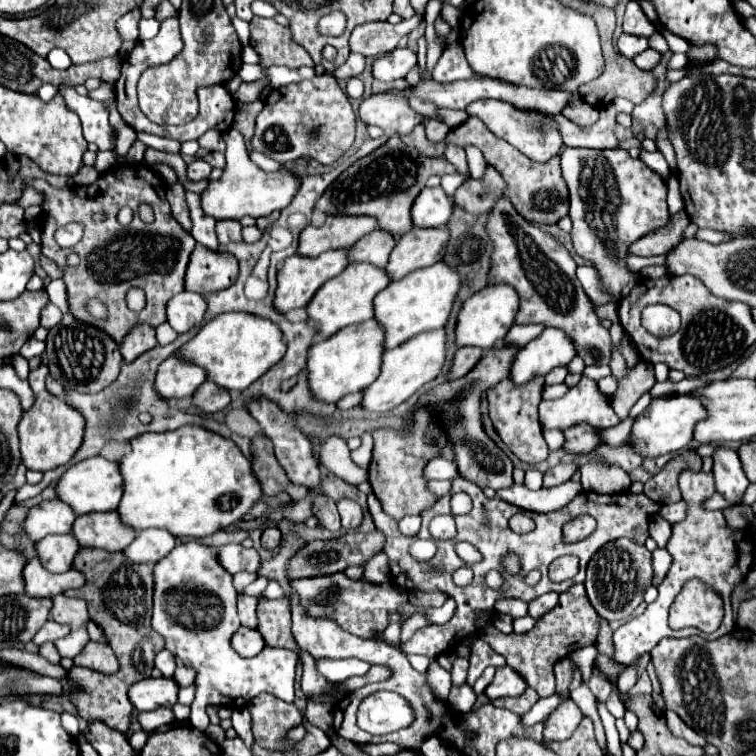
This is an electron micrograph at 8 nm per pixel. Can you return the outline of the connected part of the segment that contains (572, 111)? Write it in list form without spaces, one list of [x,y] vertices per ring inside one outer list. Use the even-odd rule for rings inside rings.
[[[575,95],[561,111],[567,119],[571,119],[573,123],[579,123],[581,127],[587,127],[591,123],[595,123],[599,119],[599,111],[595,107],[591,107],[589,103],[585,103],[579,95]]]

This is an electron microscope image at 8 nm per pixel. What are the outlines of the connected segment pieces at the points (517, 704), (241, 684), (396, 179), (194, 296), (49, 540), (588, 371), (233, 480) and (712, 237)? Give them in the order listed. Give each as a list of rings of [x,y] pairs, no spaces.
[[[531,687],[519,695],[519,697],[503,697],[503,699],[495,699],[491,701],[495,707],[503,707],[509,711],[517,711],[519,715],[523,715],[525,711],[529,711],[533,707],[533,703],[539,699],[539,695],[535,691],[531,691]]]
[[[197,541],[179,543],[167,557],[155,563],[153,573],[153,627],[165,637],[165,647],[197,671],[197,693],[191,703],[189,717],[189,723],[195,729],[207,729],[207,705],[227,705],[231,709],[245,707],[259,693],[271,693],[287,703],[293,703],[293,681],[297,667],[295,651],[266,645],[255,657],[243,658],[231,647],[231,637],[239,629],[239,593],[233,587],[233,575],[219,563],[217,549]]]
[[[391,135],[389,141],[377,147],[367,157],[345,169],[323,193],[317,209],[329,215],[371,215],[379,221],[379,229],[391,231],[397,239],[413,229],[411,205],[425,187],[431,175],[455,173],[457,169],[445,157],[427,157],[415,147],[405,145],[399,135]]]
[[[183,291],[167,303],[167,323],[177,331],[185,333],[197,325],[201,325],[203,315],[207,311],[207,301],[199,293]]]
[[[67,533],[67,535],[47,535],[37,543],[39,559],[43,559],[43,565],[51,573],[63,573],[73,567],[73,559],[77,551],[81,549],[79,541]]]
[[[591,365],[587,366],[583,371],[583,376],[589,377],[598,382],[601,378],[611,374],[609,365]]]
[[[183,425],[175,431],[165,431],[165,433],[143,433],[135,439],[131,439],[131,453],[121,459],[121,475],[125,479],[125,495],[119,503],[119,515],[123,519],[123,523],[127,523],[129,527],[135,527],[135,531],[141,531],[141,529],[149,529],[149,527],[159,527],[159,529],[167,529],[171,531],[175,537],[192,537],[192,538],[203,538],[211,535],[219,530],[223,530],[227,526],[243,519],[251,509],[253,505],[261,499],[263,491],[261,491],[261,485],[259,485],[259,479],[255,477],[253,469],[251,469],[251,463],[249,459],[241,453],[241,449],[231,441],[231,439],[225,439],[213,431],[207,431],[199,425]]]
[[[699,229],[697,231],[697,239],[703,239],[703,241],[709,241],[709,243],[725,243],[725,241],[731,241],[733,235],[727,233],[727,231],[713,231],[713,229]]]

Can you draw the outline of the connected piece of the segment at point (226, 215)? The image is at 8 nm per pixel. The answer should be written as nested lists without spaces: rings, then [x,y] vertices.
[[[235,129],[225,131],[223,139],[227,143],[227,151],[225,151],[227,167],[223,169],[221,179],[211,181],[207,191],[201,195],[201,207],[207,215],[215,217],[217,221],[219,219],[241,219],[245,215],[251,215],[257,219],[257,217],[265,217],[273,211],[281,211],[283,207],[287,207],[293,201],[293,197],[301,185],[299,177],[293,171],[275,171],[275,173],[261,171],[249,159],[243,137]]]

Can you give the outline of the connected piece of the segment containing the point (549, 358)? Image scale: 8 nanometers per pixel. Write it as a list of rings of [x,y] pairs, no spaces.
[[[547,327],[537,339],[519,349],[509,377],[513,383],[523,385],[537,375],[547,375],[551,369],[567,365],[575,355],[573,339],[555,327]]]

